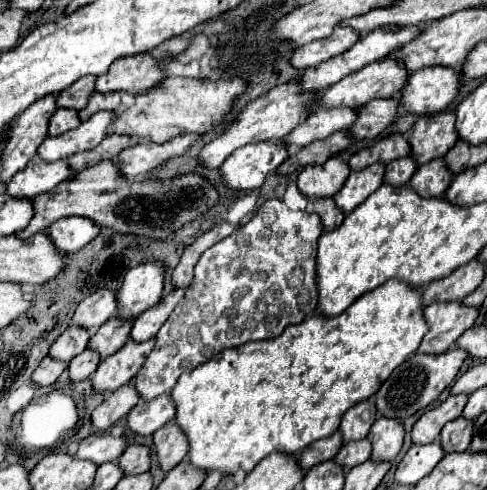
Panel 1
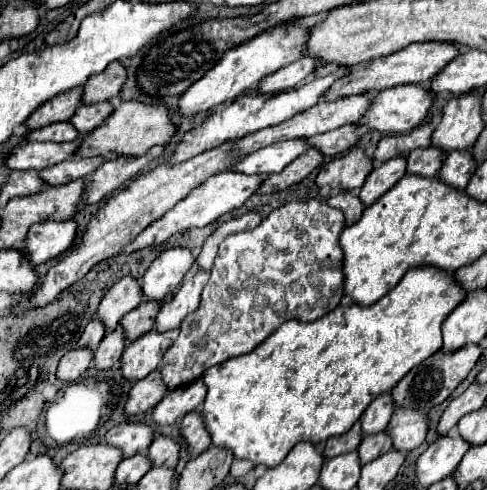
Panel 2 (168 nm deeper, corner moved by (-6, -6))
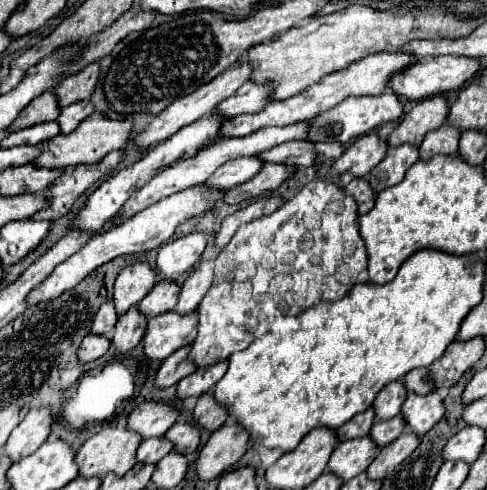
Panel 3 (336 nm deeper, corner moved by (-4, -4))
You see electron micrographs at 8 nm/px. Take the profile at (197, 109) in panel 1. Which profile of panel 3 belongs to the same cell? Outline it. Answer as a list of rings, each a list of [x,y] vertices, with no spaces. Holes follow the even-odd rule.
[[[93,113],[91,117],[81,121],[81,125],[73,133],[57,135],[49,141],[43,141],[41,153],[33,161],[33,165],[39,169],[43,169],[43,167],[45,169],[65,169],[65,167],[75,167],[81,163],[97,163],[109,151],[123,149],[125,143],[129,141],[129,131],[131,131],[131,121],[111,121],[99,113]]]

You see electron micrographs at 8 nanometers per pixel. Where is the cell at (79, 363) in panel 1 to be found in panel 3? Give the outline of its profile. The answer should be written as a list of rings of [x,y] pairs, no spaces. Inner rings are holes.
[[[133,305],[125,315],[119,317],[115,325],[113,345],[119,353],[127,353],[133,347],[137,347],[145,335],[147,329],[147,317],[139,311],[137,305]]]

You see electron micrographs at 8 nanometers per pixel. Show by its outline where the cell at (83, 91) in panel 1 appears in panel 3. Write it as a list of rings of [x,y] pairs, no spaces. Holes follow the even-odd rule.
[[[47,91],[41,93],[41,97],[33,99],[33,105],[27,105],[21,111],[21,117],[17,117],[17,121],[13,121],[13,125],[9,125],[9,131],[19,131],[37,123],[47,123],[47,121],[55,121],[59,115],[59,105],[57,105],[57,97],[55,93]]]

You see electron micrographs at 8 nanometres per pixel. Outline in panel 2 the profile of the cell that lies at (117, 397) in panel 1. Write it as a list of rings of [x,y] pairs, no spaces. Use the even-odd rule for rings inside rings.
[[[159,371],[149,373],[145,379],[137,381],[131,387],[123,413],[127,417],[137,417],[137,415],[151,411],[155,407],[155,403],[159,403],[159,399],[165,395],[165,391],[167,389],[163,387],[163,381],[159,379]]]

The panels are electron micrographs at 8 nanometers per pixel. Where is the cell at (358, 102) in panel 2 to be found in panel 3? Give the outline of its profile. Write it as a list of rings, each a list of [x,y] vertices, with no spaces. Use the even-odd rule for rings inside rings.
[[[301,123],[301,125],[287,125],[287,127],[281,127],[281,129],[261,129],[261,133],[251,133],[249,137],[239,137],[239,139],[225,139],[225,141],[217,141],[215,145],[209,145],[205,149],[201,149],[201,153],[197,153],[197,157],[191,157],[191,159],[185,159],[185,161],[177,161],[173,165],[169,165],[167,169],[163,169],[161,173],[157,173],[147,185],[143,185],[137,193],[133,193],[125,205],[117,211],[117,215],[113,217],[113,223],[115,225],[121,225],[125,223],[129,217],[133,217],[135,213],[143,211],[145,207],[153,205],[155,201],[163,199],[163,197],[169,197],[173,193],[179,193],[179,191],[185,191],[189,187],[195,187],[195,185],[201,185],[201,181],[205,181],[205,177],[209,177],[209,173],[213,173],[217,167],[221,167],[225,161],[229,159],[237,159],[237,157],[251,157],[251,155],[257,155],[265,149],[271,149],[275,145],[281,145],[285,141],[293,141],[293,139],[303,139],[305,137],[305,129],[309,129],[307,123]]]

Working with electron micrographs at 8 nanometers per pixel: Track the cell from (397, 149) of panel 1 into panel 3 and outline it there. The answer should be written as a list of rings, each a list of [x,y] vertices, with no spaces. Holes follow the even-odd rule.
[[[435,95],[419,101],[399,123],[399,127],[389,135],[389,147],[399,147],[403,143],[421,145],[425,135],[439,129],[449,115],[449,105],[443,95]]]

